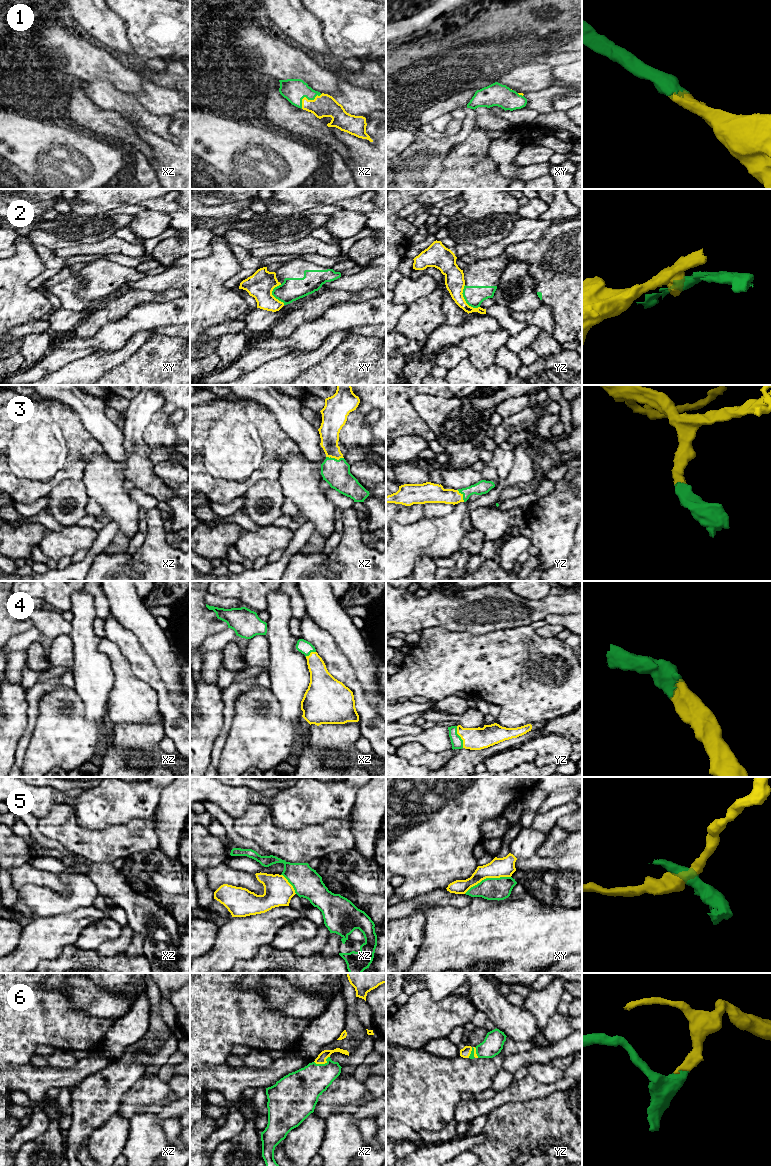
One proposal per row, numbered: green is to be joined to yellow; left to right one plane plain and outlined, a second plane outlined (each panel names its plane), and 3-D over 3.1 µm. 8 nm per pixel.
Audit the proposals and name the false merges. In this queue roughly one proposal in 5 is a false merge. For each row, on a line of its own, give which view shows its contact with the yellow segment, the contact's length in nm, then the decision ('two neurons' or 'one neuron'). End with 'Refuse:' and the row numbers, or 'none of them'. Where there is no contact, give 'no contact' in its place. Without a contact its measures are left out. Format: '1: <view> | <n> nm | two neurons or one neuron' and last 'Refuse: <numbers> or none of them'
1: xz | 200 nm | one neuron
2: yz | 220 nm | two neurons
3: xz | 140 nm | one neuron
4: yz | 190 nm | one neuron
5: xy | 400 nm | two neurons
6: xz | 140 nm | one neuron
Refuse: 2, 5

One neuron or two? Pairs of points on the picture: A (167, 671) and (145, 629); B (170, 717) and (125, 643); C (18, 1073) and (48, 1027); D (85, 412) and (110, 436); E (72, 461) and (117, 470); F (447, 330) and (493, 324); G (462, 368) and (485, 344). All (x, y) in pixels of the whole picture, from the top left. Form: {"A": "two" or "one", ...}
{"A": "one", "B": "one", "C": "two", "D": "one", "E": "two", "F": "one", "G": "two"}

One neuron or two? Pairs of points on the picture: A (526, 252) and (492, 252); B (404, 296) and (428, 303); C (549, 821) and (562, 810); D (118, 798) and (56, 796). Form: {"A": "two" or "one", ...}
{"A": "two", "B": "two", "C": "one", "D": "one"}

